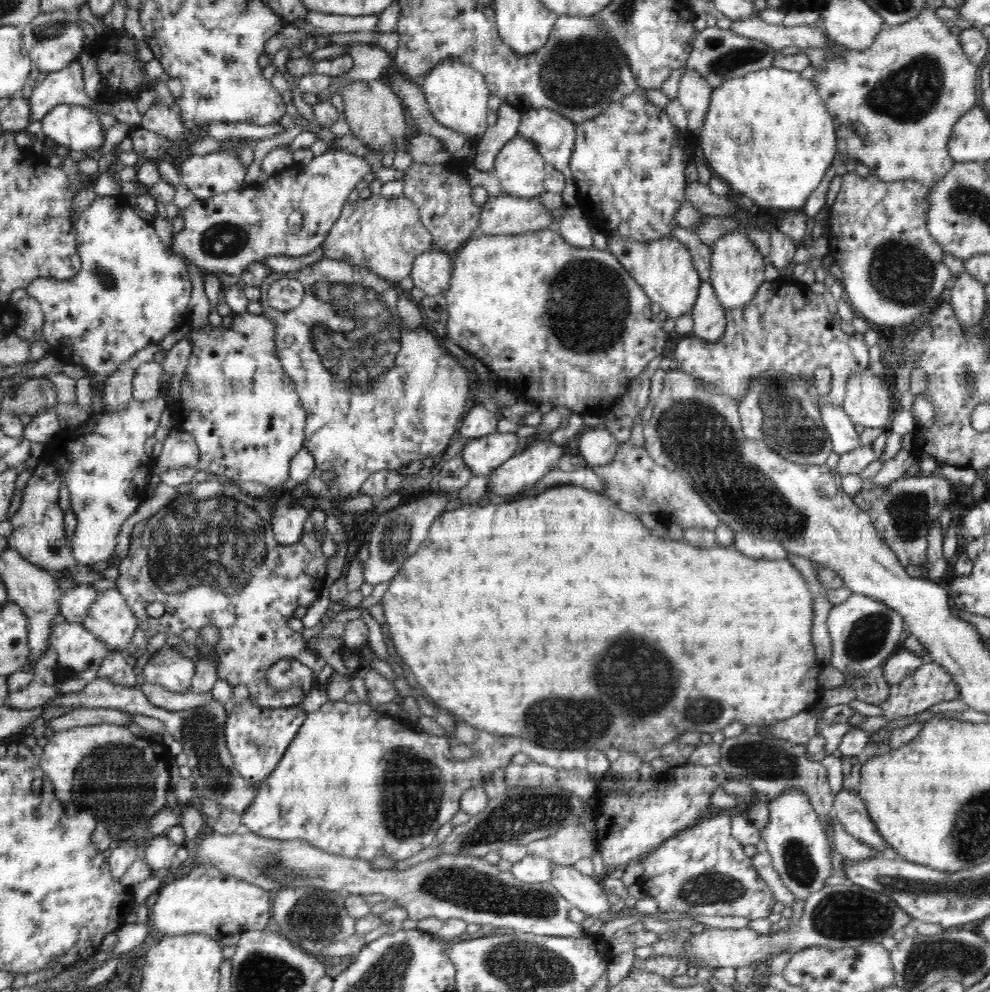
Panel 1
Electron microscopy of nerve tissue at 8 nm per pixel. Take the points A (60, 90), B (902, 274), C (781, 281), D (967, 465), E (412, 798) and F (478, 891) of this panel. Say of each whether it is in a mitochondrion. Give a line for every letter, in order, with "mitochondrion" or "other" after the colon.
A: other
B: mitochondrion
C: other
D: other
E: mitochondrion
F: mitochondrion

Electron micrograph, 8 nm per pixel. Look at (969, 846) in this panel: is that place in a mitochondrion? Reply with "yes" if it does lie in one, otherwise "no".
yes

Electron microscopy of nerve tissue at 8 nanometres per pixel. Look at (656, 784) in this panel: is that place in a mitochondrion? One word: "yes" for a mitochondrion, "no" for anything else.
no

